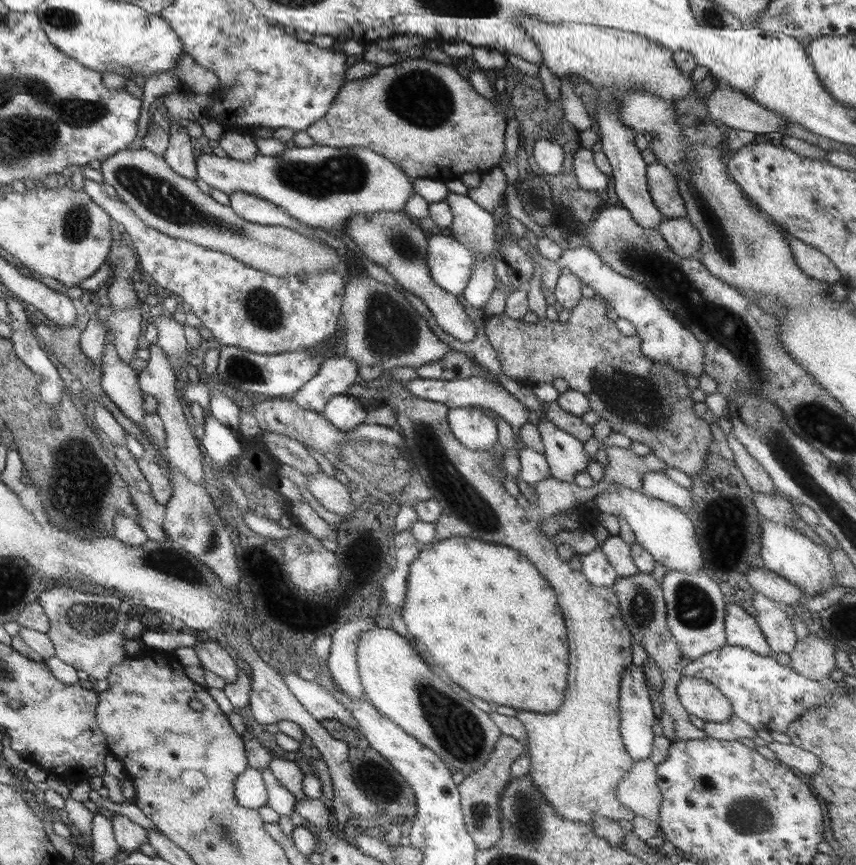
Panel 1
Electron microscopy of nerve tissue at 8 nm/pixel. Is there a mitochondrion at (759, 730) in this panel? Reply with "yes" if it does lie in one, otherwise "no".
no

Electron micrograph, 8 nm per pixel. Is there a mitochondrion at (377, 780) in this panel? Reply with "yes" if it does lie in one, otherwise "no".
no

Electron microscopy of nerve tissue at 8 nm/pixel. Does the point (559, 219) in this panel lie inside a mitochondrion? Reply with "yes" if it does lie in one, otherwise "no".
no

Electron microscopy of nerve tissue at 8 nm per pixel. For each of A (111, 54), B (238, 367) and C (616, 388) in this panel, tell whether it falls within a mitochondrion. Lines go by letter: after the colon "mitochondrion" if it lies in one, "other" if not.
A: other
B: mitochondrion
C: mitochondrion

